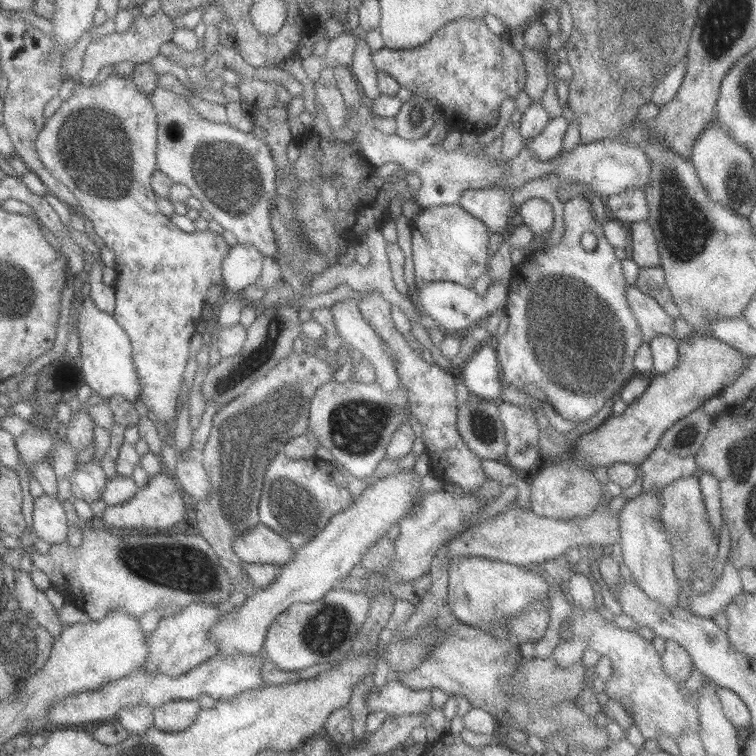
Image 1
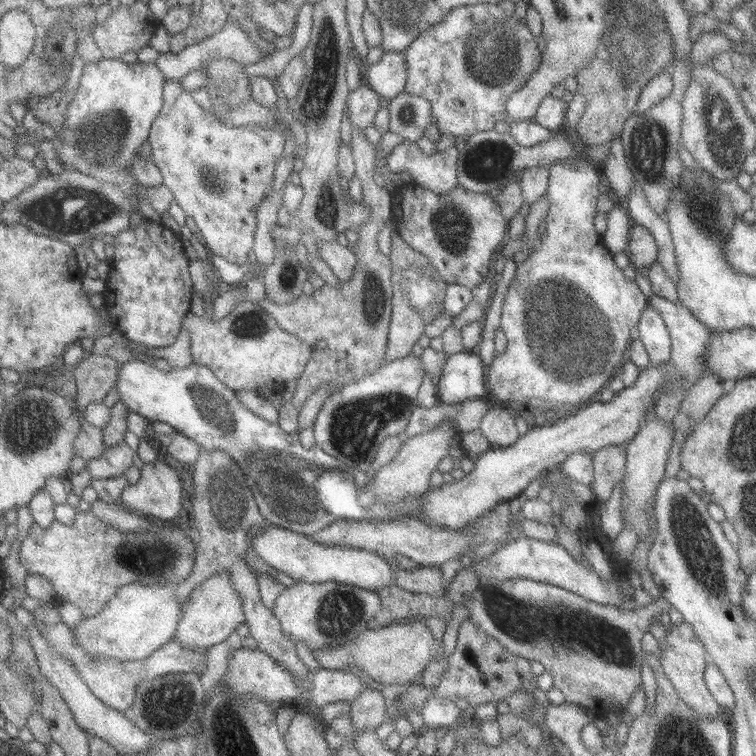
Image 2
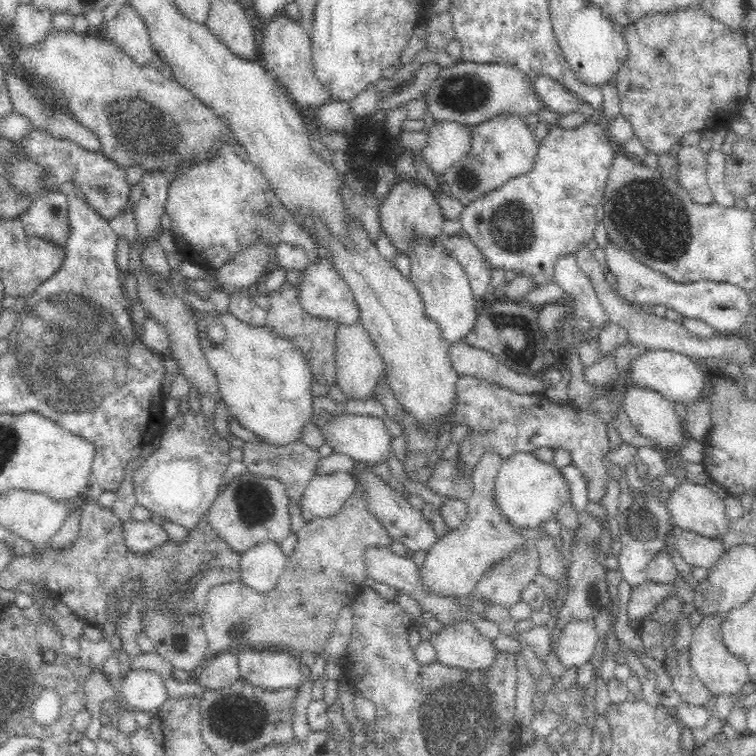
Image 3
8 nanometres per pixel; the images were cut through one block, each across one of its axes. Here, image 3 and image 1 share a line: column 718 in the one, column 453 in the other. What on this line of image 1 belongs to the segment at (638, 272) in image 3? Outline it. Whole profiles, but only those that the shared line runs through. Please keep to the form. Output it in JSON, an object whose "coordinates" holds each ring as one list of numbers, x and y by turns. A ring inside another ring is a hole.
{"coordinates":[[502,280,490,285,483,295,476,294,474,289,466,288,461,284,451,282,424,283,418,288,416,306,420,314,432,318,438,323,438,327,444,328,447,334,451,335,458,330,481,326,486,321,486,317,489,318,494,311,505,306,508,293,509,284]]}

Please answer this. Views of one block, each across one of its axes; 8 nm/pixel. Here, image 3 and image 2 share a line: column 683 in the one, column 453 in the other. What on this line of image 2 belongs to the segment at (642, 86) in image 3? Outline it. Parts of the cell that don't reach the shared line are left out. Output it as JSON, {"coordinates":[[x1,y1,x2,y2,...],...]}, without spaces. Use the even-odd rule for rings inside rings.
{"coordinates":[[476,3,468,7,453,8,442,19,442,22,435,24,433,27,422,32,420,36,417,36,410,43,410,46,402,52,402,55,404,55,407,70,405,92,417,97,422,97,430,103,432,116,431,124,440,131,441,136,446,134,448,136,454,136,454,138,464,139,470,138,475,133,493,130,497,122,506,120,506,105,510,95,526,84,526,81,532,76,532,73,538,69,538,65,541,61,540,48,538,48,536,37,532,35,524,19,518,19,514,13,512,13,512,15,506,14,498,3]]}

